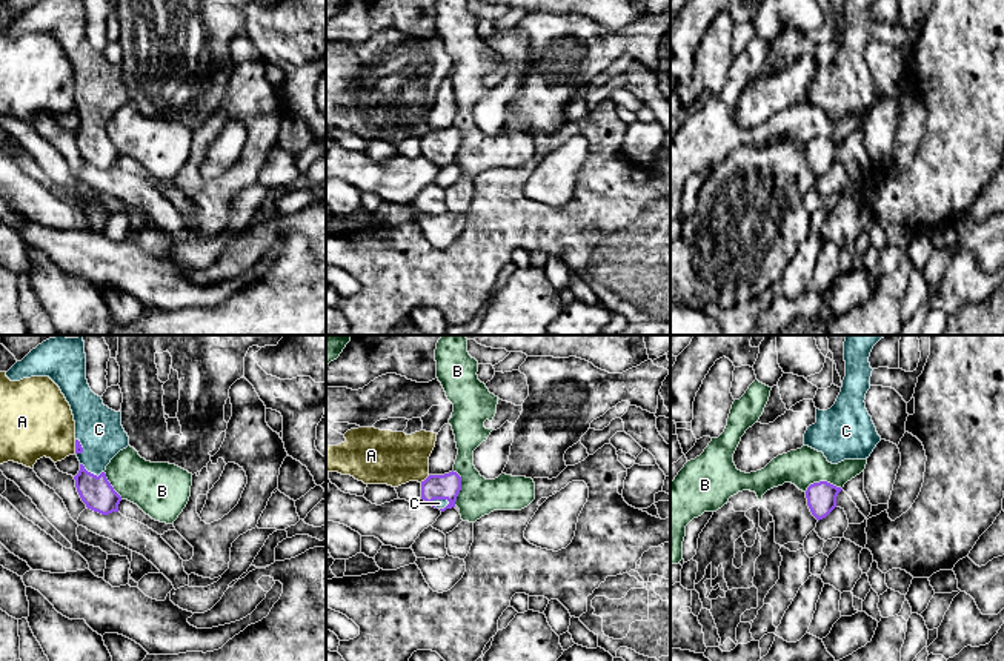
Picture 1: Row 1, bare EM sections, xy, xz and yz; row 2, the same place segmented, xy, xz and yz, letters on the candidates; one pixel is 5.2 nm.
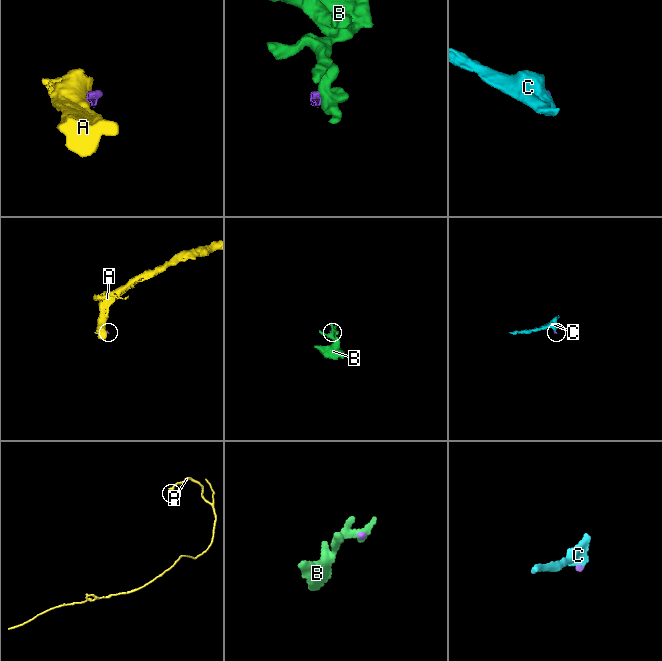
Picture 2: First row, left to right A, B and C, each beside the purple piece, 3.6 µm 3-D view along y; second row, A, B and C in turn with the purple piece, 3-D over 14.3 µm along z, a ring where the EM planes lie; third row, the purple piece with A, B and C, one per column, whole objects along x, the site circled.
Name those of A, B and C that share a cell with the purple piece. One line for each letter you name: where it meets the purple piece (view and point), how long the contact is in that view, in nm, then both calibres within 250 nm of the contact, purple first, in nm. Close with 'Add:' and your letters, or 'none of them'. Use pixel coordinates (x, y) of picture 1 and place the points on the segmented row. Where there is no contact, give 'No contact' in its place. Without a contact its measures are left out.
C: Touches purple at xy (93, 474). Shared border 140 nm. Thickness 170 nm (purple) against 240 nm
Add: C

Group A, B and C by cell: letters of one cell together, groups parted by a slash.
A / B / C

